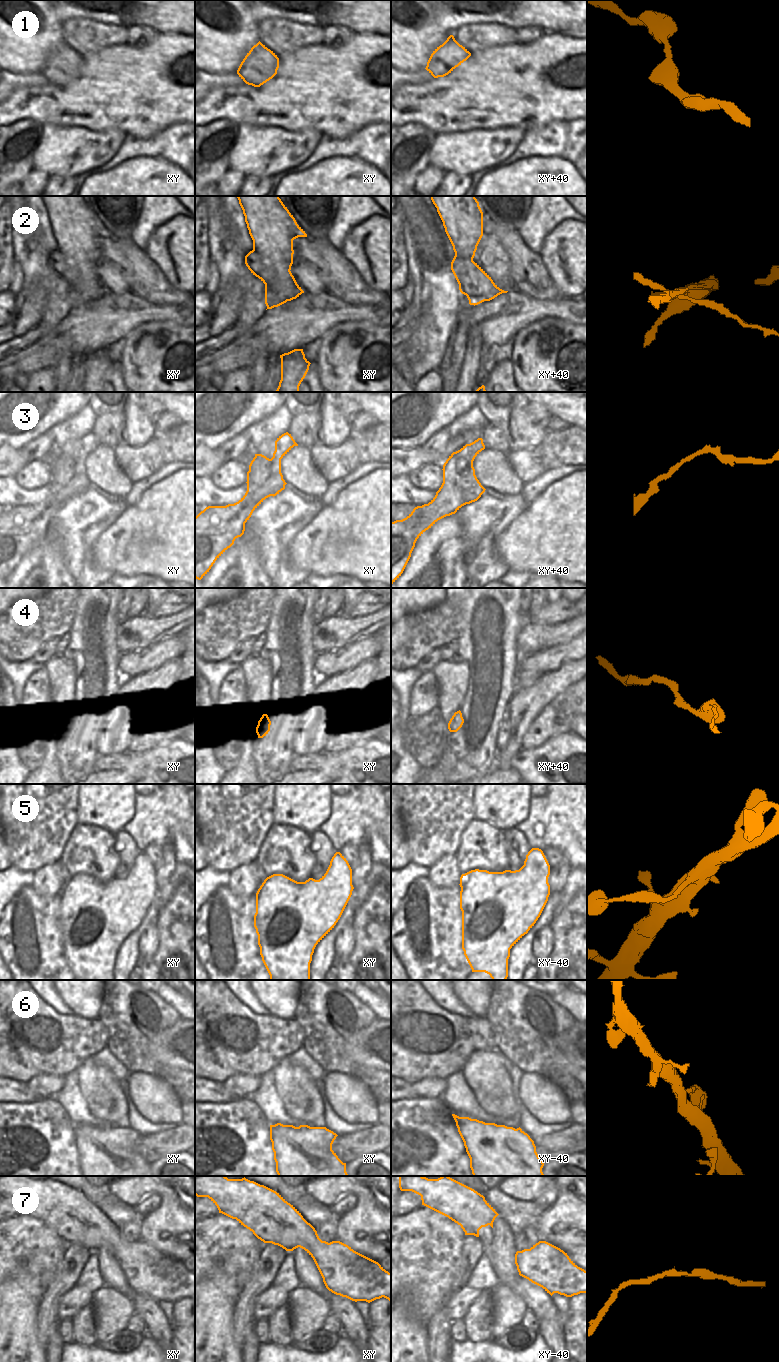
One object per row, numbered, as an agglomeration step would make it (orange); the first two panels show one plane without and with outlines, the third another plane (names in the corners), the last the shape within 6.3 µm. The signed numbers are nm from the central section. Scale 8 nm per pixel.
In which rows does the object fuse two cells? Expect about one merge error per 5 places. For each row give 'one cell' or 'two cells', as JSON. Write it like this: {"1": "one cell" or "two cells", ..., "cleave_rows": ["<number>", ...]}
{"1": "one cell", "2": "two cells", "3": "one cell", "4": "one cell", "5": "one cell", "6": "one cell", "7": "one cell", "cleave_rows": ["2"]}

